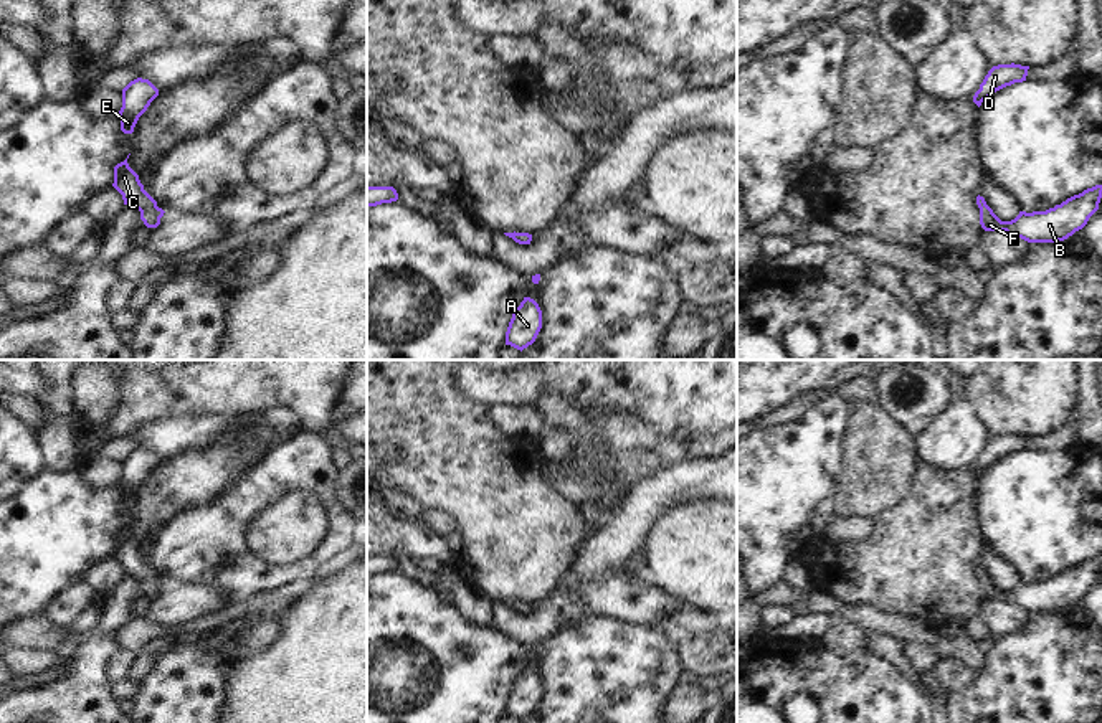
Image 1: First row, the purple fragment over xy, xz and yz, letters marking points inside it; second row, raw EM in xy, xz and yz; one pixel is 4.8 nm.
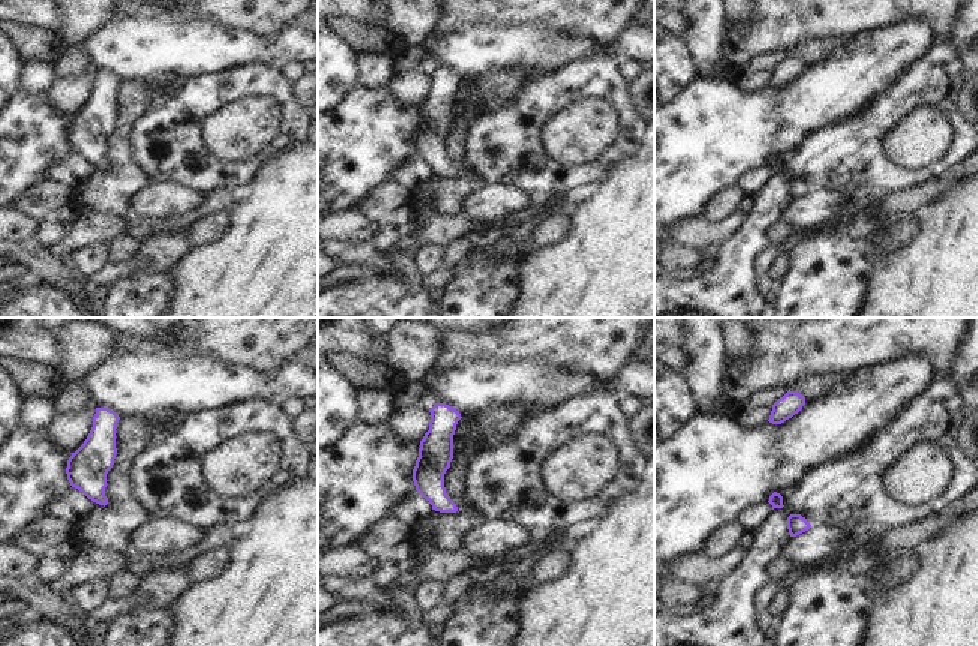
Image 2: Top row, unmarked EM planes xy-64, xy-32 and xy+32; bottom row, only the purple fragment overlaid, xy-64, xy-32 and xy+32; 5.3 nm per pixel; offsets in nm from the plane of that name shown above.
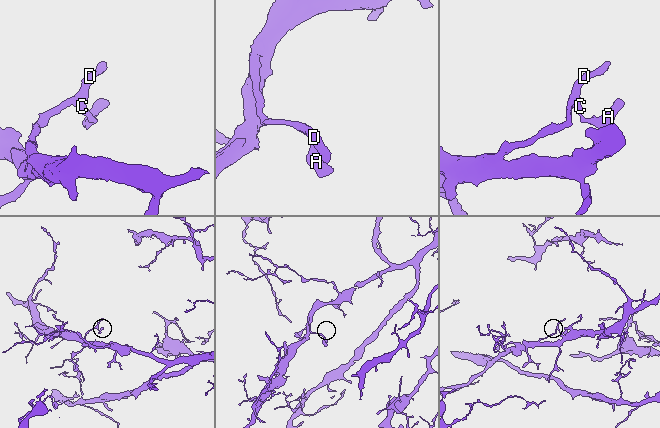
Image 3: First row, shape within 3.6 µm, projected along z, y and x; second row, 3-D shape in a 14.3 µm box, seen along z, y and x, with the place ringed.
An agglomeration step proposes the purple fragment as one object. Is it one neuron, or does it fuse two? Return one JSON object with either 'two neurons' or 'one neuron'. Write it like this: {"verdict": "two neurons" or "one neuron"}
{"verdict": "one neuron"}

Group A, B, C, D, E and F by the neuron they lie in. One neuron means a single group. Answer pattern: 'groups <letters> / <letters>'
groups A B C D E F

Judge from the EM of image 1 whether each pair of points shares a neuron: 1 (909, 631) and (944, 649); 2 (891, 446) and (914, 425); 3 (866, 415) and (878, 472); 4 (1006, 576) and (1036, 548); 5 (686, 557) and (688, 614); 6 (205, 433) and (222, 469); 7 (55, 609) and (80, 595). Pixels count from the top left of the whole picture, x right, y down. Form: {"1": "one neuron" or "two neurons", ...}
{"1": "one neuron", "2": "two neurons", "3": "one neuron", "4": "two neurons", "5": "two neurons", "6": "two neurons", "7": "one neuron"}

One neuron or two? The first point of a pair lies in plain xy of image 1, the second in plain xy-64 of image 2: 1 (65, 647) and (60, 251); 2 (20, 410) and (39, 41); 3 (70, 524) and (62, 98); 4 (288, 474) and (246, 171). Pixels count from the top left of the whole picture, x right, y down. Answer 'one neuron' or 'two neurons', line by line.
1: two neurons
2: one neuron
3: two neurons
4: one neuron

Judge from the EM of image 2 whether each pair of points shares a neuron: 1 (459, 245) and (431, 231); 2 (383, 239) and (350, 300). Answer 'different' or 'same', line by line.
1: different
2: different

